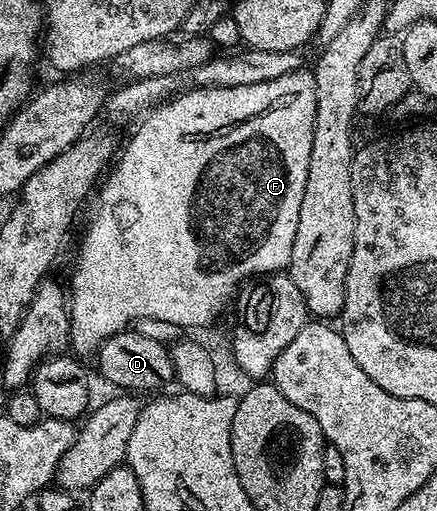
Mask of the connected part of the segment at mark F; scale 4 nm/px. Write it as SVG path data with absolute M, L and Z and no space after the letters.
M307 71L281 75L281 79L273 79L269 83L253 83L249 87L189 89L152 108L138 122L139 130L128 139L124 149L122 146L113 168L106 174L102 182L103 190L102 185L98 190L99 202L96 203L95 210L91 213L91 222L83 233L83 242L79 245L75 266L71 269L71 285L69 284L70 348L76 349L76 354L94 354L105 339L124 332L128 326L141 319L171 320L184 327L207 325L226 305L228 308L229 302L244 283L286 270L291 263L293 239L297 235L297 219L301 195L305 195L305 179L309 179L309 151L313 147L316 115L315 78Z

